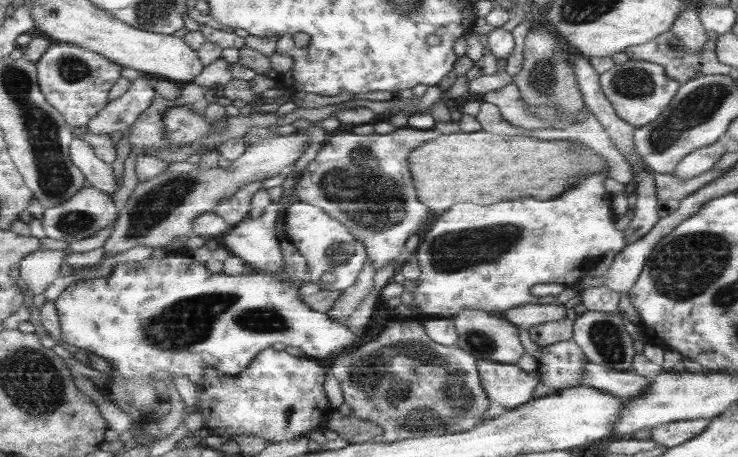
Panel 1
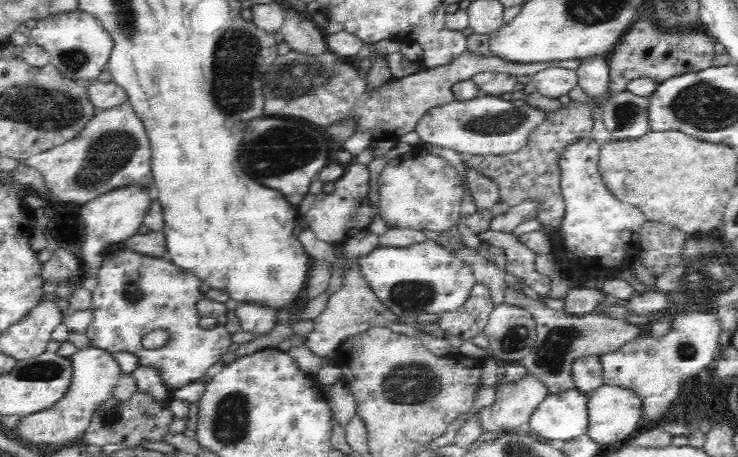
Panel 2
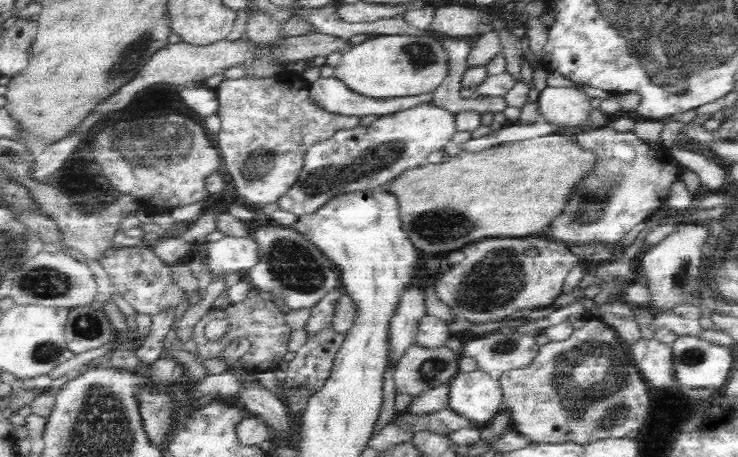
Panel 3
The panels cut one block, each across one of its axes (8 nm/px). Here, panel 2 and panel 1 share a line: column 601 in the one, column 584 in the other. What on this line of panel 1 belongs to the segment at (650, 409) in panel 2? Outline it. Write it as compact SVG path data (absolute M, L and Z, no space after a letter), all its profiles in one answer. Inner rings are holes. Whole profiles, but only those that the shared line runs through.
M571 339L554 342L541 348L537 361L538 380L548 386L551 393L576 387L586 362L581 350Z

